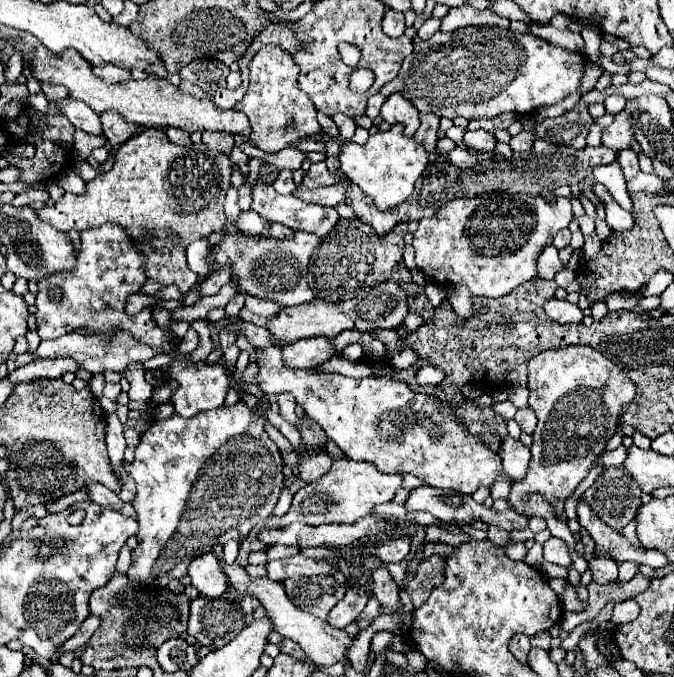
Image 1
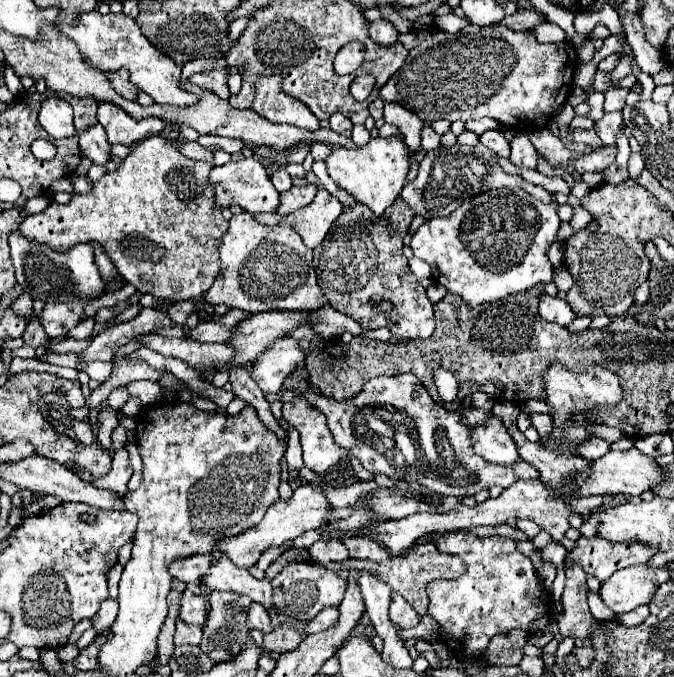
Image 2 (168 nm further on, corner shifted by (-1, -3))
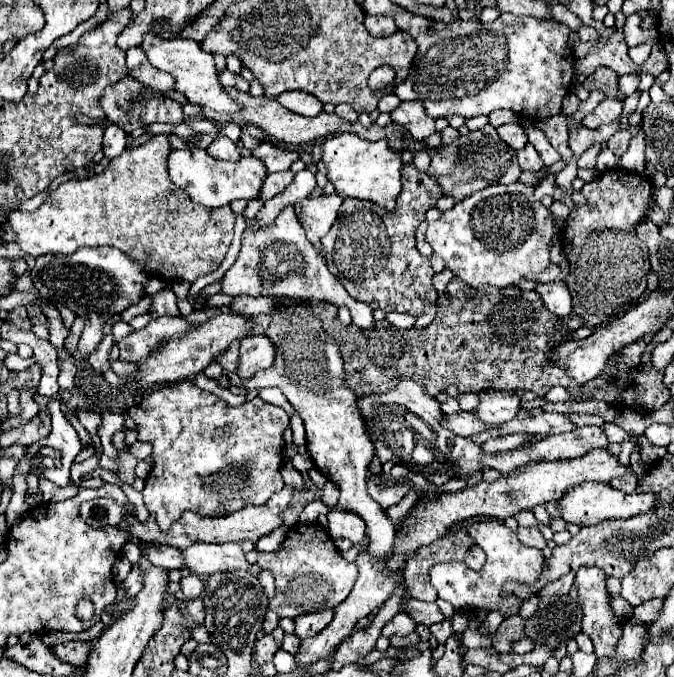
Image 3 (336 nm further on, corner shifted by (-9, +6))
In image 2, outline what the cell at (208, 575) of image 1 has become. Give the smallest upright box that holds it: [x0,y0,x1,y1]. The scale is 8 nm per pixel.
[168,554,212,586]

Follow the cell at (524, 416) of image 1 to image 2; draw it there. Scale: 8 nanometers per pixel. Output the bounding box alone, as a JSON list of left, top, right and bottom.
[530,414,554,438]

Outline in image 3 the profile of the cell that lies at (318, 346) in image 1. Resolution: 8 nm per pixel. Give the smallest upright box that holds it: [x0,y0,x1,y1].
[238,335,276,379]

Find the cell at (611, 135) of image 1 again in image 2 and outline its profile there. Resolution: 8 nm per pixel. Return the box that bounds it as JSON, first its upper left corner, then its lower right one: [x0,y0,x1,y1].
[594,112,622,146]

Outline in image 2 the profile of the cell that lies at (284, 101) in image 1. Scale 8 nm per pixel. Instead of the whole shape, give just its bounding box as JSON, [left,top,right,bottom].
[252,76,320,130]

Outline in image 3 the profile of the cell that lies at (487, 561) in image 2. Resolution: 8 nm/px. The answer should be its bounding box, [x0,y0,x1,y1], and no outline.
[430,521,544,619]

